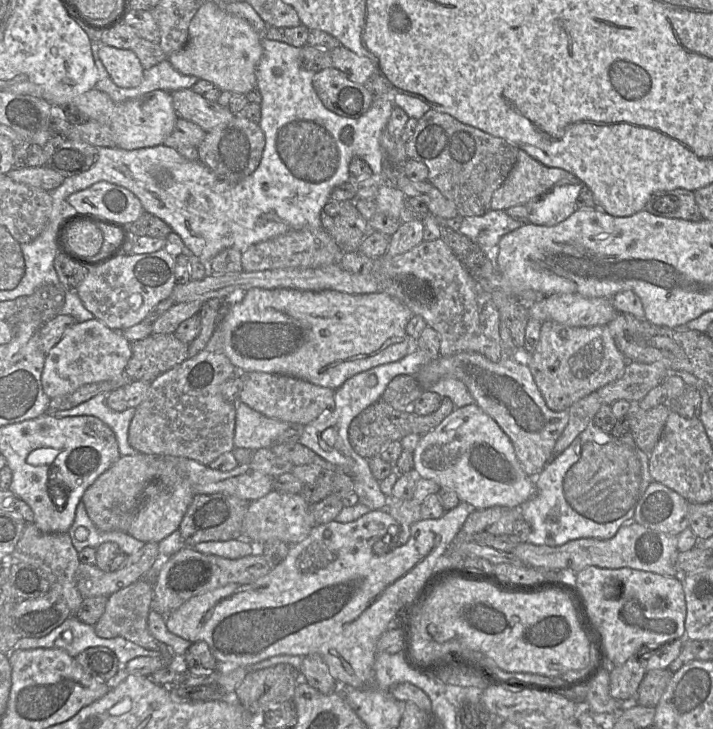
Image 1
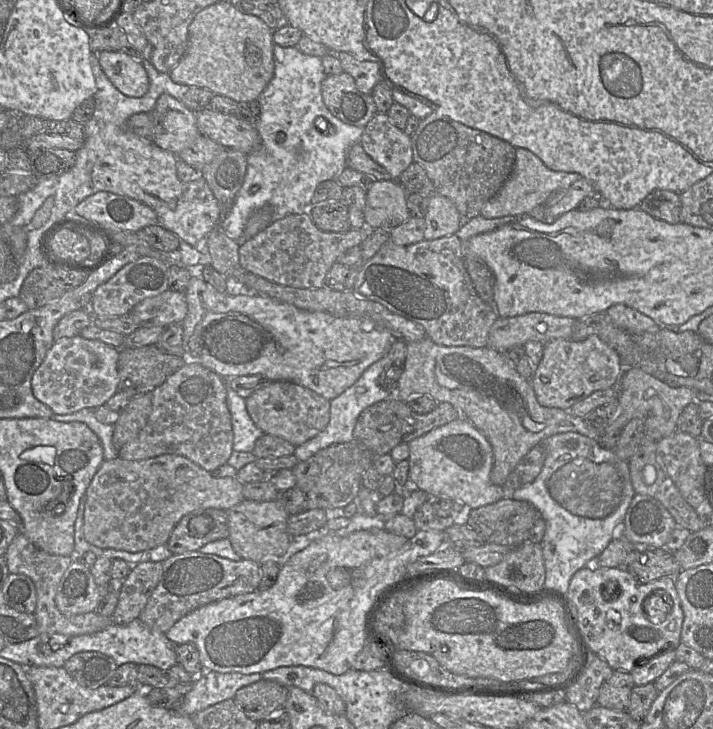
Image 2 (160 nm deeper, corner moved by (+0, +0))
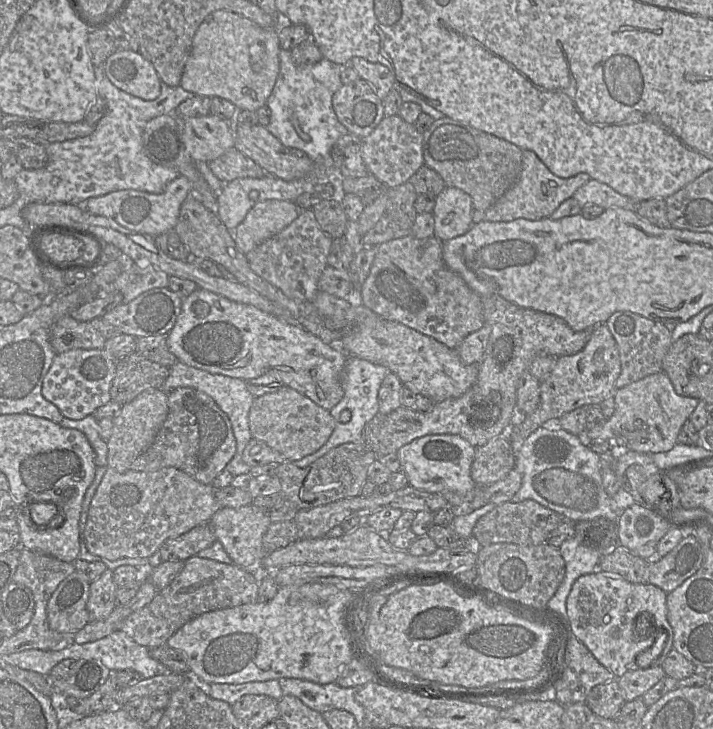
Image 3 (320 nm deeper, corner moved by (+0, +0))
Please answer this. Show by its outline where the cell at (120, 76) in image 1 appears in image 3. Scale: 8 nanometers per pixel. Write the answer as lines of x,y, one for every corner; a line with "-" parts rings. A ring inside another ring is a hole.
117,50
104,63
104,71
117,88
145,101
155,100
161,92
161,79
154,66
139,52

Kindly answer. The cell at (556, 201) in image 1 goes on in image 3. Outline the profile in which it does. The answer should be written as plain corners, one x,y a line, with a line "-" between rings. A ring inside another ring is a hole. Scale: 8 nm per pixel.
592,178
577,189
572,197
578,202
580,207
584,207
587,204
595,204
605,210
610,207
629,209
635,206
635,203
628,197
619,194
607,184

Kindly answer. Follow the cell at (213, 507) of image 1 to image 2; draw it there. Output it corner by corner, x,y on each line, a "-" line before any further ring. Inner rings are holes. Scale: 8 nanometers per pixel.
216,508
194,510
179,521
167,542
172,554
197,551
215,540
229,537
227,511

